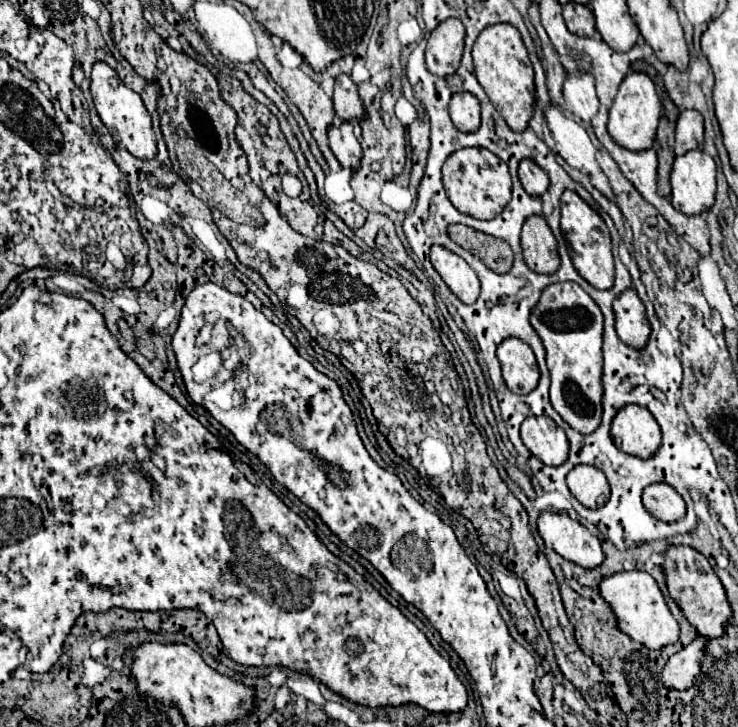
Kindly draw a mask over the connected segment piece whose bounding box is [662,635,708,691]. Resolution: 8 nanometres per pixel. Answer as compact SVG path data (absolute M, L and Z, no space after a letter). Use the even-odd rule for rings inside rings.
M700 635L688 647L684 647L680 653L672 655L666 661L662 669L662 683L666 689L684 691L696 683L706 645L708 645L708 639Z

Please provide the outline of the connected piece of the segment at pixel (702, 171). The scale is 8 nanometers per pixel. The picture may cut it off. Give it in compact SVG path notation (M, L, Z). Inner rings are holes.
M700 149L676 157L670 181L670 201L684 215L702 215L716 201L716 163Z

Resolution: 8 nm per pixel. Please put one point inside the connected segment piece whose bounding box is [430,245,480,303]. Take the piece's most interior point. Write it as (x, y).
(457, 274)

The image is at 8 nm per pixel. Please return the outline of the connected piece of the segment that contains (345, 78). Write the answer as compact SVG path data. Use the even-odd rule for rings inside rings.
M338 75L336 77L336 85L334 85L334 109L336 115L340 115L342 119L352 119L352 121L360 121L364 117L364 109L360 103L360 95L356 89L356 83L350 79L350 75Z

